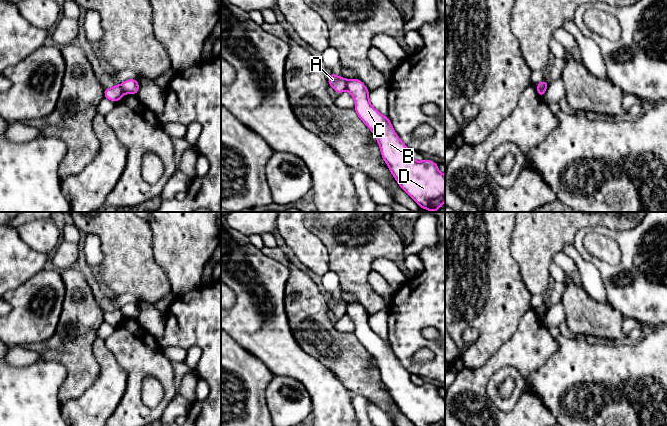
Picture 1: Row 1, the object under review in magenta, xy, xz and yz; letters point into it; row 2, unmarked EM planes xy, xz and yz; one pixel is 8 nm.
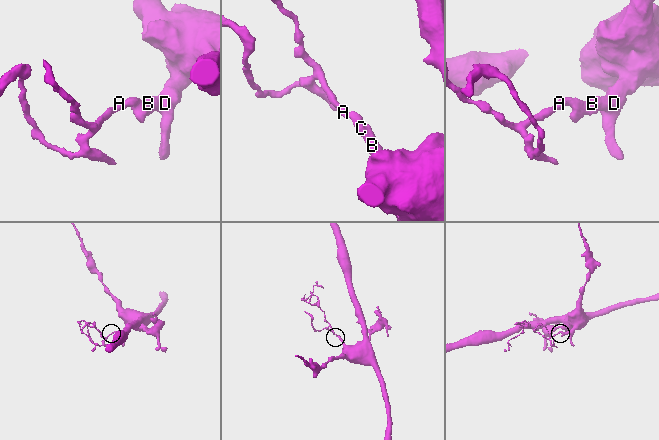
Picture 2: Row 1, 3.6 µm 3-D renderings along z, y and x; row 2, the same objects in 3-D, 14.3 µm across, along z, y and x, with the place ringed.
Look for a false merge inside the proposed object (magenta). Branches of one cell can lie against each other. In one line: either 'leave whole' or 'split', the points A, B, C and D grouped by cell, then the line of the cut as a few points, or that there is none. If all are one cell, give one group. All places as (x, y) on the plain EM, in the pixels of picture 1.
split | A / B C D | xz (347, 304), (345, 312)

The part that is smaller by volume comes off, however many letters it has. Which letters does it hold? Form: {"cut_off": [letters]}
{"cut_off": ["A"]}

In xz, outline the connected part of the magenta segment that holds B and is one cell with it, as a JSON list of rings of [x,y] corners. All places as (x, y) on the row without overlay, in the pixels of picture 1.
[[[358,302],[348,303],[346,313],[355,324],[355,335],[358,341],[376,360],[382,383],[389,391],[392,400],[399,410],[415,426],[444,426],[445,425],[445,399],[438,394],[438,388],[424,383],[421,386],[415,385],[411,381],[411,374],[397,360],[391,345],[377,335],[369,325],[369,314]]]

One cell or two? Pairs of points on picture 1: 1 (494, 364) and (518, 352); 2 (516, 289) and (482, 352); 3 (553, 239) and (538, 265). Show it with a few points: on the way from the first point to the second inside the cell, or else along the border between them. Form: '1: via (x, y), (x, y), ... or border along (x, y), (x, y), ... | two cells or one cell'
1: via (500, 359), (512, 353) | one cell
2: via (500, 305), (496, 309), (496, 326), (492, 336) | one cell
3: via (547, 245), (538, 254), (538, 259) | one cell

